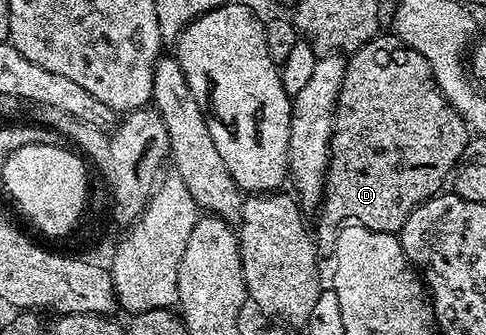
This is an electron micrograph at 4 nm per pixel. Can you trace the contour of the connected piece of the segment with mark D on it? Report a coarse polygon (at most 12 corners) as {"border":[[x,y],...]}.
{"border":[[395,35],[347,58],[321,254],[399,234],[470,140]]}

